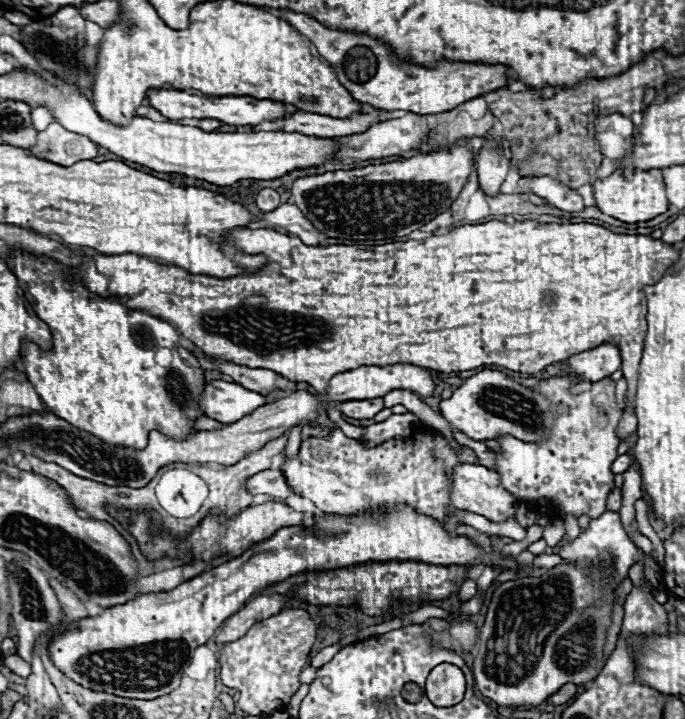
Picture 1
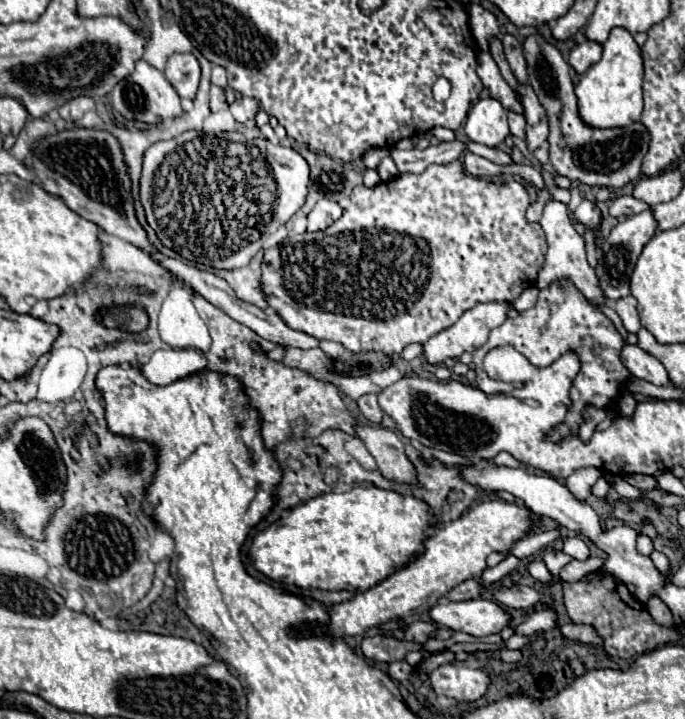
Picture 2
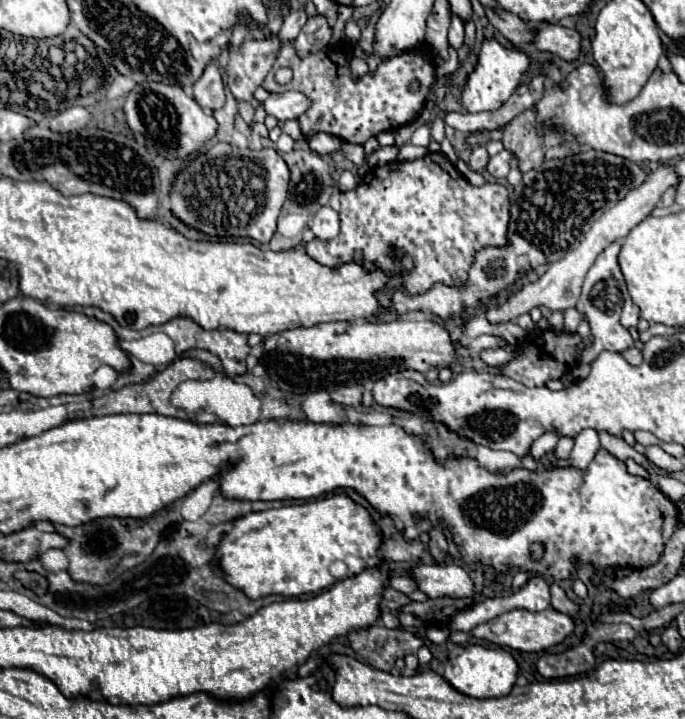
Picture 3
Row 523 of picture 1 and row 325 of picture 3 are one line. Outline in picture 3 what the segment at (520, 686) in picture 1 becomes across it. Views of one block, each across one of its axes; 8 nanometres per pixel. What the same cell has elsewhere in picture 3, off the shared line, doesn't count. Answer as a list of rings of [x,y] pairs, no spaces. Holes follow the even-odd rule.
[[[612,242],[594,262],[594,266],[588,270],[586,274],[586,280],[584,280],[584,286],[582,286],[582,294],[580,294],[580,300],[578,300],[578,312],[590,322],[590,328],[592,328],[592,336],[594,336],[594,344],[582,352],[580,360],[582,362],[592,362],[594,358],[598,358],[598,354],[602,350],[608,350],[608,352],[618,352],[622,354],[624,350],[632,348],[634,346],[634,340],[632,336],[628,334],[626,328],[620,326],[620,310],[622,310],[622,304],[624,304],[624,298],[626,298],[626,282],[624,282],[624,276],[620,272],[620,266],[618,266],[618,250],[620,250],[620,242]]]

